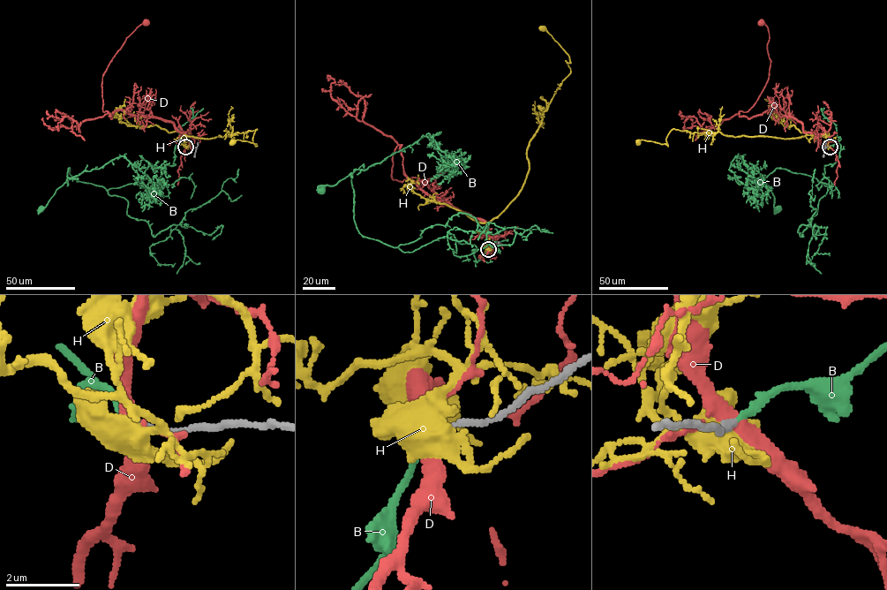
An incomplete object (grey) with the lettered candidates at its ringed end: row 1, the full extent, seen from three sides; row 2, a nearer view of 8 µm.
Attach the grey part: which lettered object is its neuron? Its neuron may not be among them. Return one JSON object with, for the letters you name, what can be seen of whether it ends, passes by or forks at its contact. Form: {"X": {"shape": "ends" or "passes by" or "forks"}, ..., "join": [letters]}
{"B": {"shape": "ends"}, "join": ["B"]}

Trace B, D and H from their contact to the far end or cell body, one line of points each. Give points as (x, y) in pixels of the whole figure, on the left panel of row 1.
B: (185, 147), (176, 145), (176, 165), (148, 189), (106, 190), (78, 181), (69, 168), (41, 208)
D: (185, 147), (185, 134), (171, 122), (122, 109), (111, 118), (103, 111), (102, 74), (125, 39), (146, 24)
H: (185, 147), (184, 135), (211, 139), (257, 129), (252, 139), (257, 146), (239, 139), (232, 142)

